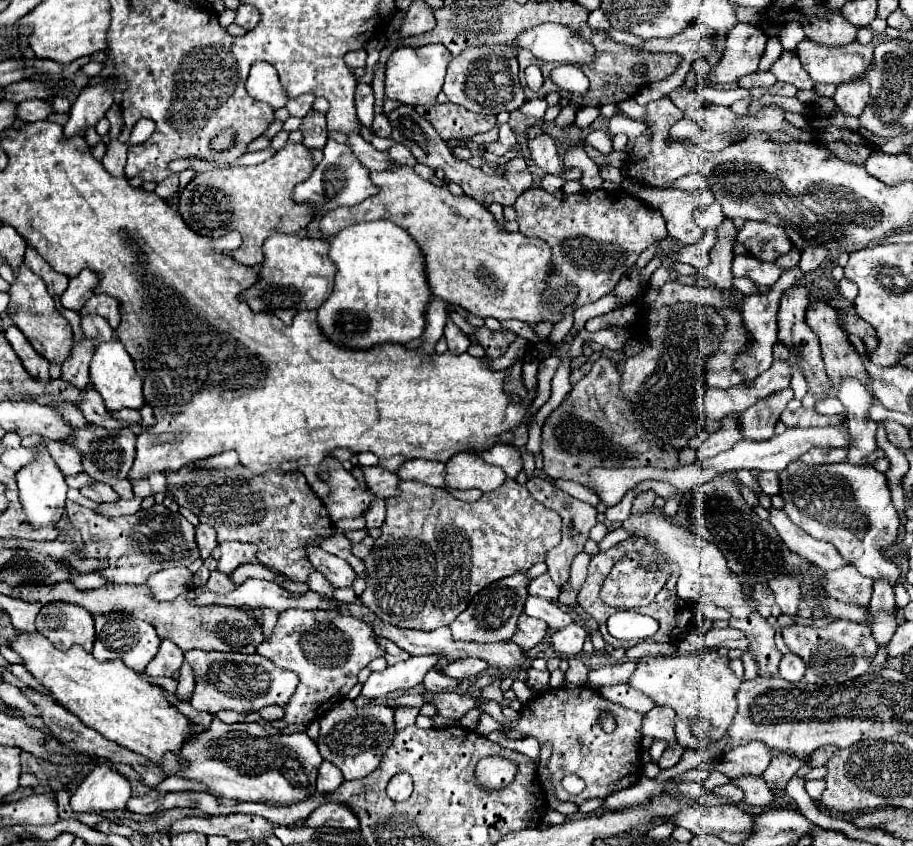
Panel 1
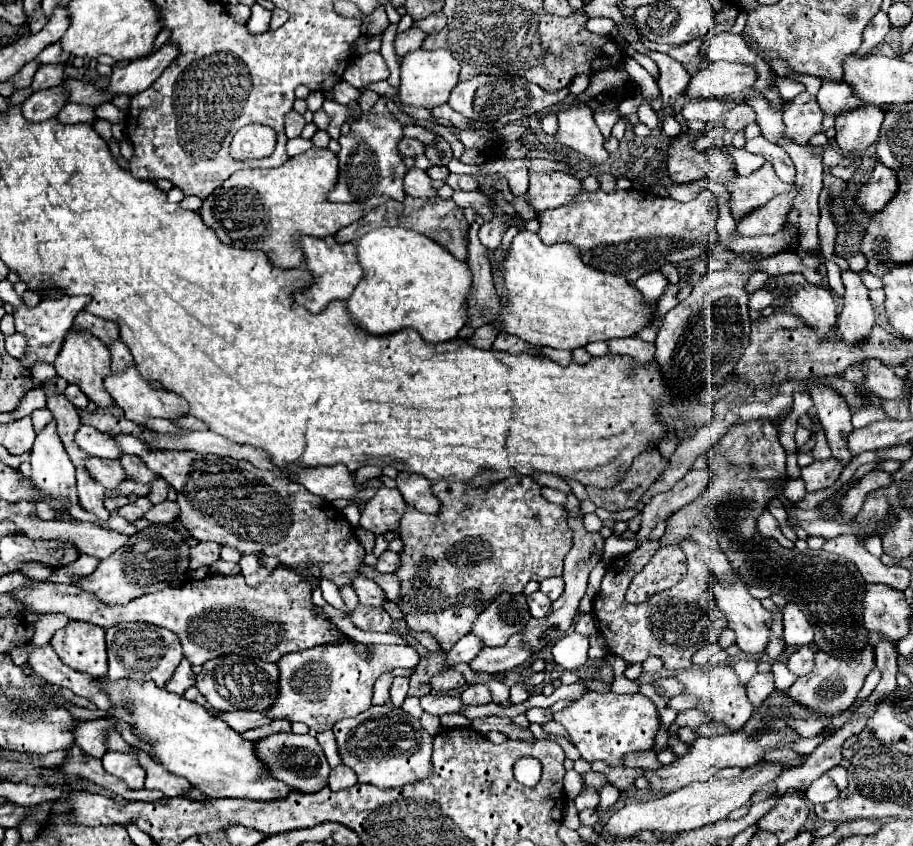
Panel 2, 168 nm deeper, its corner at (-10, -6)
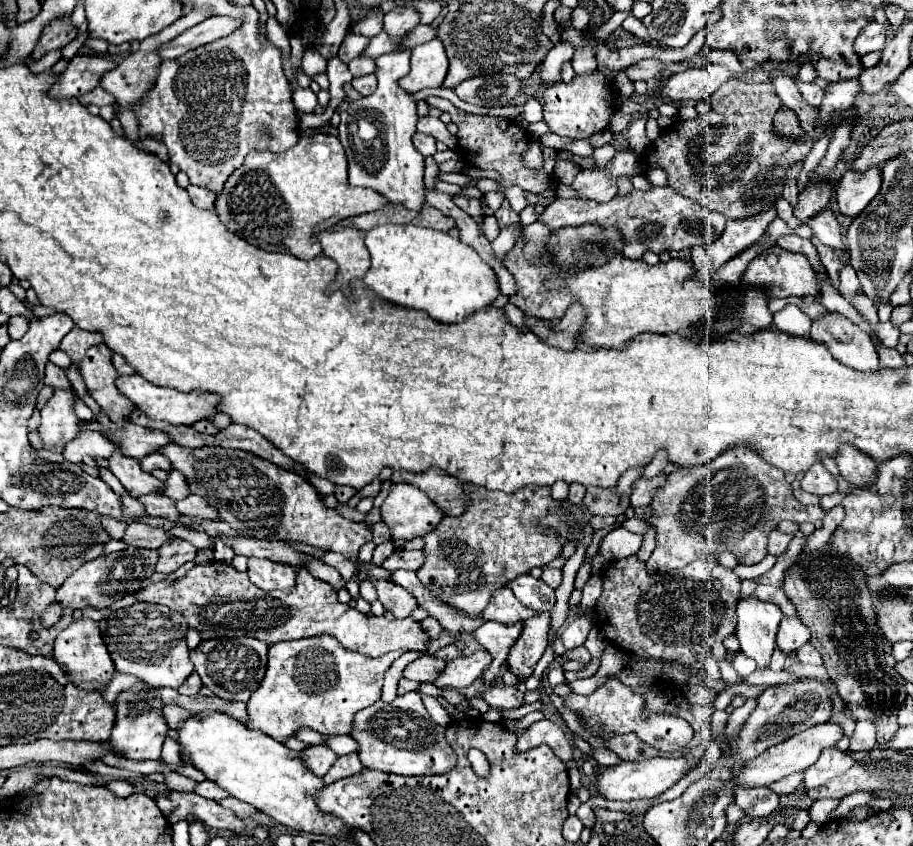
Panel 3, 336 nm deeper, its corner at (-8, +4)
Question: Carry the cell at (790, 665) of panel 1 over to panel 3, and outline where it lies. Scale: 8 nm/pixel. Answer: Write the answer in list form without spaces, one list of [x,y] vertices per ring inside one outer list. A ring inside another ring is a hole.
[[[809,642],[797,650],[797,658],[799,658],[799,662],[803,662],[803,664],[815,664],[815,666],[819,666],[819,664],[823,662],[823,660],[821,660],[821,654],[819,654]]]

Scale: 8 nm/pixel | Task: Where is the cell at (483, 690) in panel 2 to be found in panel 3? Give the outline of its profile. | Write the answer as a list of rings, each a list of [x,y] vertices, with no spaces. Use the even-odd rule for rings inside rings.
[[[485,686],[483,698],[487,704],[497,706],[497,708],[519,708],[525,704],[525,694],[517,688],[507,688],[507,686]]]

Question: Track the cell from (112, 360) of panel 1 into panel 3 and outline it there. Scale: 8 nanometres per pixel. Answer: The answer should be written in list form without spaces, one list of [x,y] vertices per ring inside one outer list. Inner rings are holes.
[[[139,374],[133,376],[121,376],[117,378],[117,388],[121,394],[125,394],[143,414],[147,414],[151,420],[167,420],[171,424],[195,424],[199,420],[207,420],[213,418],[217,414],[217,402],[221,398],[217,398],[217,394],[213,392],[201,392],[201,390],[193,390],[193,392],[177,392],[171,388],[161,388],[151,384],[149,380],[145,380]]]

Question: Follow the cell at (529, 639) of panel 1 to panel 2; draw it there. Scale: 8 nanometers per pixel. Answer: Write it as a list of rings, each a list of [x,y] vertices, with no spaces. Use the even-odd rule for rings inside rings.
[[[517,632],[507,640],[505,646],[497,648],[483,648],[471,662],[471,670],[475,672],[487,672],[487,674],[499,674],[505,670],[515,670],[527,660],[531,660],[533,650],[527,648],[523,640],[523,632]]]

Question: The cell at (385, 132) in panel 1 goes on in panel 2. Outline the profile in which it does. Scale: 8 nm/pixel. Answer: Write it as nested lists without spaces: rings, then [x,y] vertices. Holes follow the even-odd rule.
[[[401,138],[399,140],[399,152],[405,154],[405,156],[423,154],[423,142],[419,142],[415,138]]]

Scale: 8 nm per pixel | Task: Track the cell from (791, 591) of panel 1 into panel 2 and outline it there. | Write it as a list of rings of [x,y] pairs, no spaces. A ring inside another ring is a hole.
[[[791,602],[783,608],[783,632],[785,632],[785,642],[789,646],[801,646],[813,642],[813,628],[807,622],[805,614]]]

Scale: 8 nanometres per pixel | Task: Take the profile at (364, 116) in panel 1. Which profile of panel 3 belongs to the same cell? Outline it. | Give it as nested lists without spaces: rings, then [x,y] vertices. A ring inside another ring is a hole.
[[[367,74],[367,76],[361,76],[361,78],[353,78],[351,84],[353,84],[353,88],[357,92],[361,92],[363,96],[369,96],[377,88],[377,76],[375,74]]]

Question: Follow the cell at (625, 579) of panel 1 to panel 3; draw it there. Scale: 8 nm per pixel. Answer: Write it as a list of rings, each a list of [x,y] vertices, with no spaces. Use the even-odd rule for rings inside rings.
[[[733,448],[717,460],[691,470],[671,472],[651,500],[647,524],[657,532],[657,546],[647,560],[647,570],[667,572],[683,568],[707,554],[733,552],[739,564],[757,564],[767,556],[767,534],[781,522],[819,522],[825,516],[821,506],[803,506],[785,482],[785,474],[769,466],[747,448]]]

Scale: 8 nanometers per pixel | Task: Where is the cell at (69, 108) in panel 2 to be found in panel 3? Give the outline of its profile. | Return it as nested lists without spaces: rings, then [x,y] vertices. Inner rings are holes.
[[[99,86],[95,88],[95,90],[91,90],[91,92],[87,92],[87,94],[83,94],[83,96],[79,96],[79,102],[83,104],[83,106],[89,106],[89,104],[95,104],[95,106],[113,106],[115,104],[115,98],[113,98],[113,94],[109,94],[109,92],[105,92],[105,90],[101,90]]]

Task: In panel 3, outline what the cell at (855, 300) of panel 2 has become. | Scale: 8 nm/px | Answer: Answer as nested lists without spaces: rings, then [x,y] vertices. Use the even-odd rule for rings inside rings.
[[[831,208],[827,210],[821,210],[819,214],[815,214],[813,218],[809,218],[807,226],[813,230],[813,234],[827,246],[833,246],[833,248],[843,248],[843,242],[841,242],[841,228],[839,228],[839,222],[837,222],[837,216]]]

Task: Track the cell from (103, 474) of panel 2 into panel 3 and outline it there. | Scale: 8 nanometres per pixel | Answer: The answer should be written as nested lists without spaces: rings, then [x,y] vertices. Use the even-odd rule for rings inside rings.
[[[115,452],[113,458],[107,460],[107,468],[119,478],[123,488],[133,498],[139,498],[145,494],[163,494],[165,482],[143,472],[135,458],[127,458],[121,452]]]

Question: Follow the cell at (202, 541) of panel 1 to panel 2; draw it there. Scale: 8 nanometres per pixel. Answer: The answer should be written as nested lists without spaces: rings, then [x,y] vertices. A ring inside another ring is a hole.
[[[199,542],[197,546],[191,548],[191,568],[199,568],[199,566],[211,566],[213,562],[219,560],[219,550],[221,546],[215,542]]]

